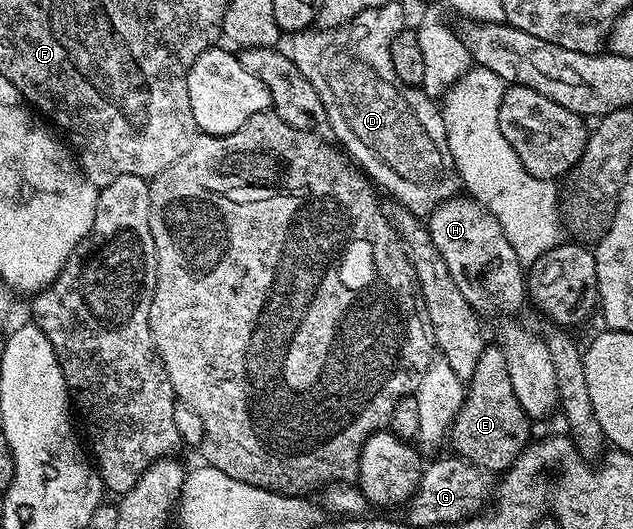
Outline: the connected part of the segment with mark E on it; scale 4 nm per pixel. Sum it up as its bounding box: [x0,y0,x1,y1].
[448,373,531,473]

